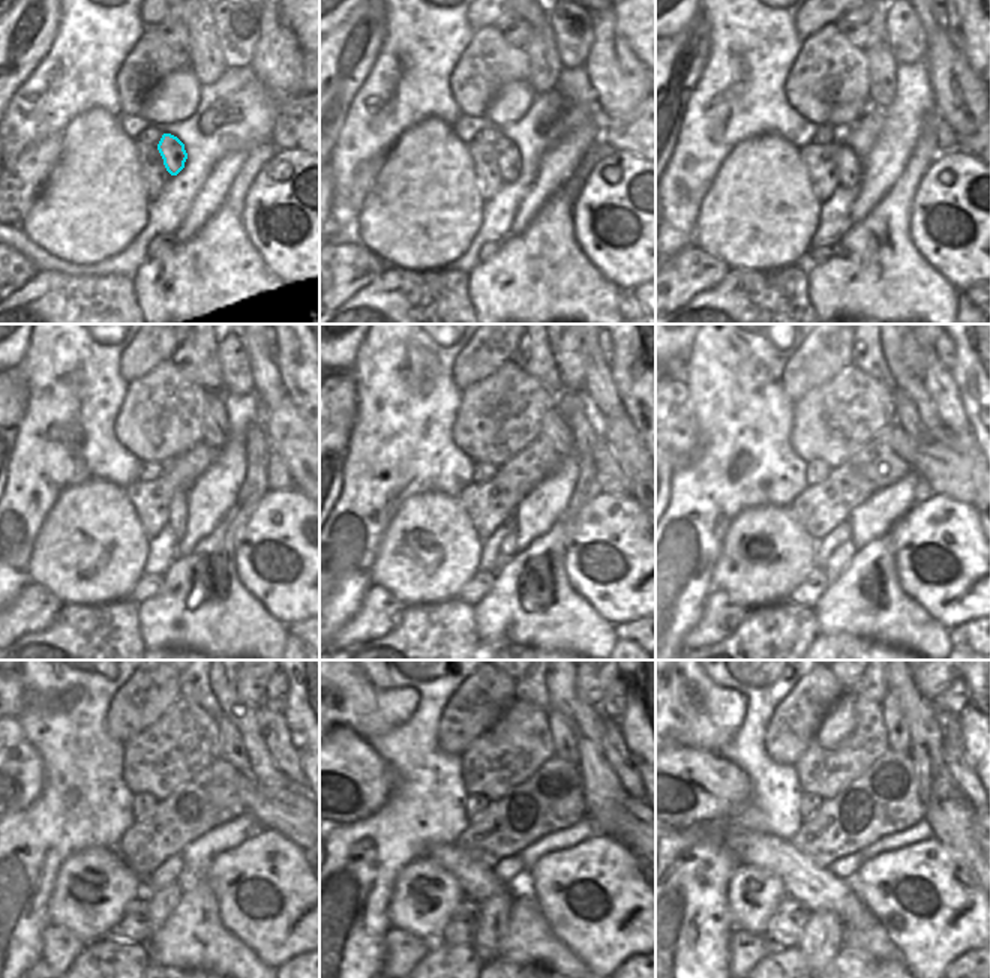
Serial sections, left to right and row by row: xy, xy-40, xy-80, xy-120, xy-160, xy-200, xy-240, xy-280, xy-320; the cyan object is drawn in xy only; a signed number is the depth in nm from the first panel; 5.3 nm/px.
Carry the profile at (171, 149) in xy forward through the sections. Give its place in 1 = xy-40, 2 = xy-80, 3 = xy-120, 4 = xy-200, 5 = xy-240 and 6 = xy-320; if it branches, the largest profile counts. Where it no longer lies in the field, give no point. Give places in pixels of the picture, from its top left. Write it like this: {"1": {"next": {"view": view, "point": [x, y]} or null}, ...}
{"1": {"next": {"view": "xy-40", "point": [509, 153]}}, "2": {"next": {"view": "xy-80", "point": [849, 167]}}, "3": {"next": {"view": "xy-120", "point": [179, 506]}}, "4": {"next": {"view": "xy-200", "point": [842, 557]}}, "5": {"next": {"view": "xy-240", "point": [164, 902]}}, "6": {"next": {"view": "xy-320", "point": [824, 938]}}}

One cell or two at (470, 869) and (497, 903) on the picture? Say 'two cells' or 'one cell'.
two cells

